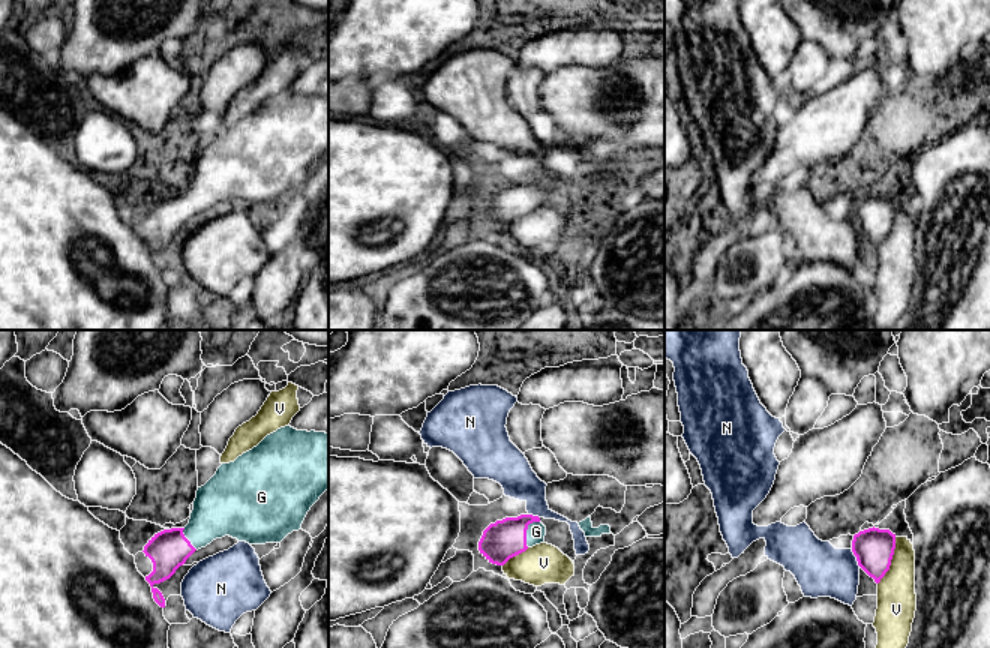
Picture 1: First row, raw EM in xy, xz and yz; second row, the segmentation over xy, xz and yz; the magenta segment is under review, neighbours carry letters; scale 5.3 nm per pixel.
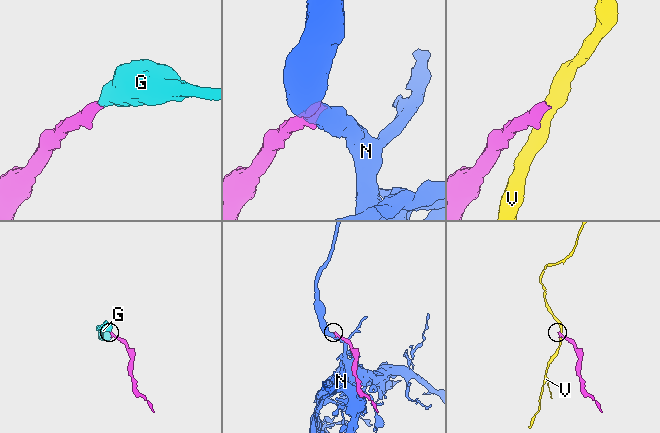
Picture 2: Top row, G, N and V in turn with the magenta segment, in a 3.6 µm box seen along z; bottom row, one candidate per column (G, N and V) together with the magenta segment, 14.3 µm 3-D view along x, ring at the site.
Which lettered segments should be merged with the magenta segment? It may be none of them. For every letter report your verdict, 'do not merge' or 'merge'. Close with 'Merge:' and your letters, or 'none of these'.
G: merge
N: do not merge
V: do not merge
Merge: G

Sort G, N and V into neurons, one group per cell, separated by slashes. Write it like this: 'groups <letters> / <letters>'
groups G / N / V

